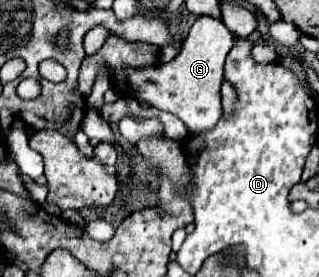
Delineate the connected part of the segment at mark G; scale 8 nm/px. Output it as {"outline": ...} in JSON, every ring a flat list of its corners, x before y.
{"outline":[[211,16,197,18,175,60,163,66,159,64,155,68,129,72,135,98,151,102,159,110,175,114,179,120,183,120,189,134,199,134,215,128,215,124,221,118,219,88,223,80,223,62,231,46,233,46,233,34,221,20,215,20]]}

